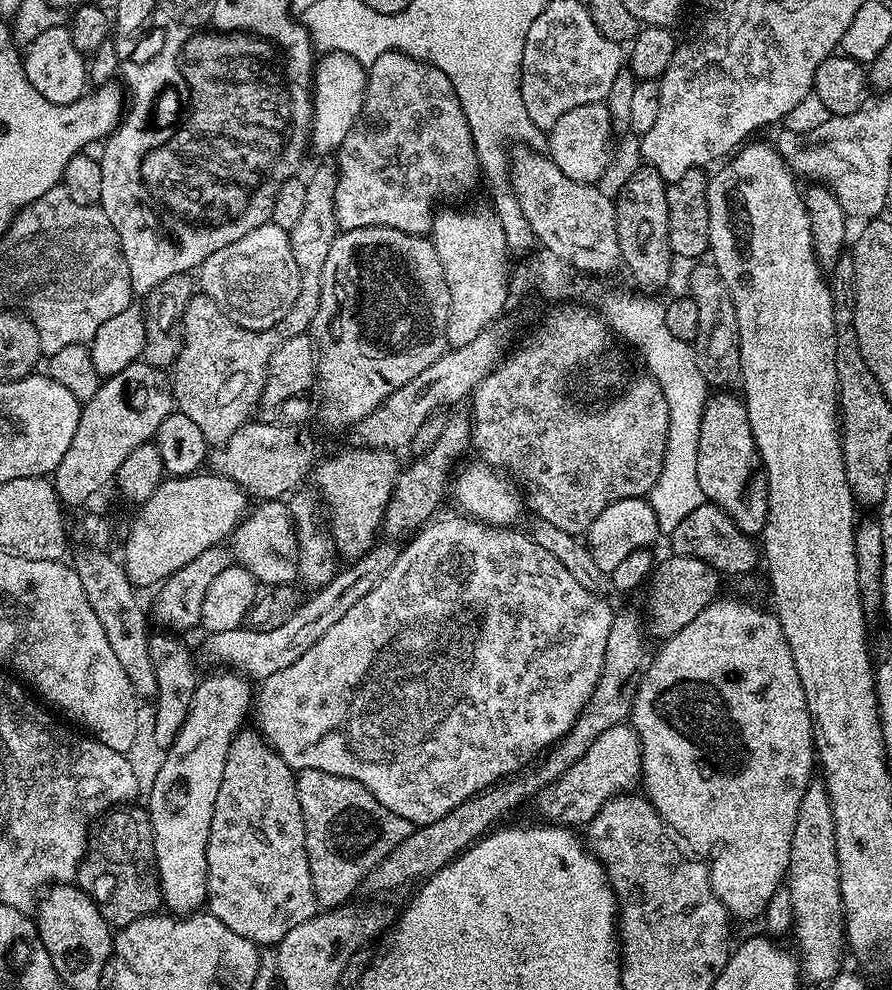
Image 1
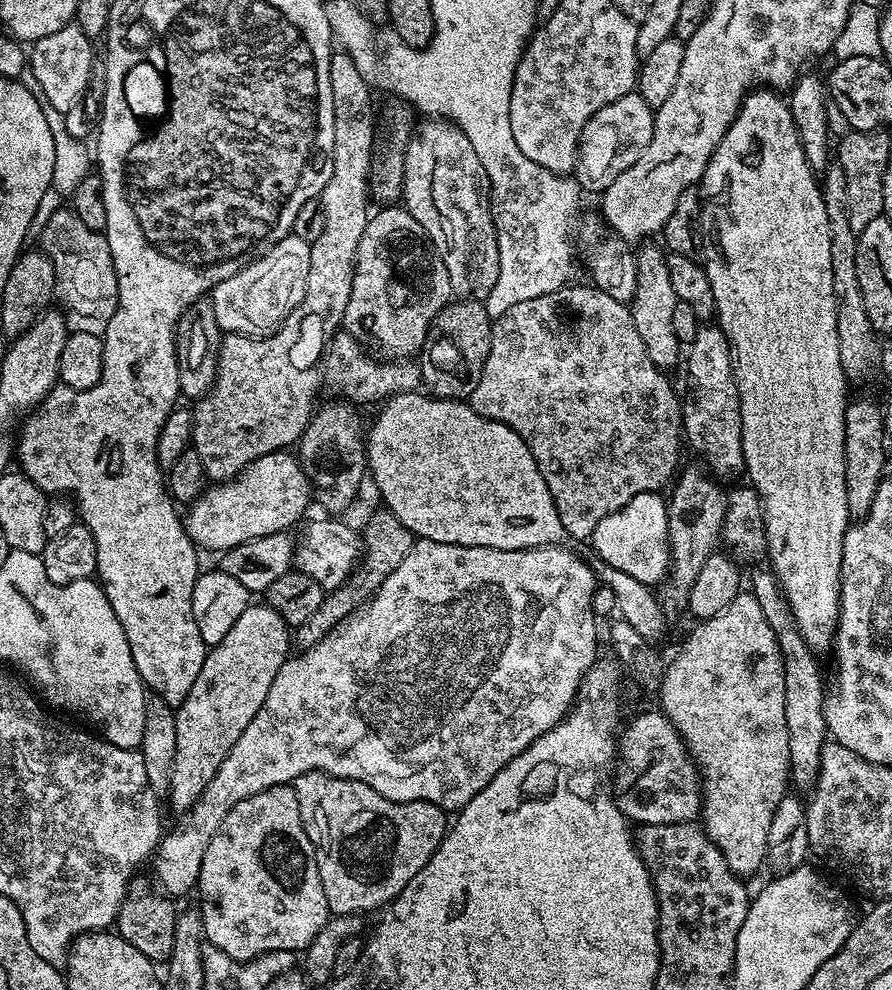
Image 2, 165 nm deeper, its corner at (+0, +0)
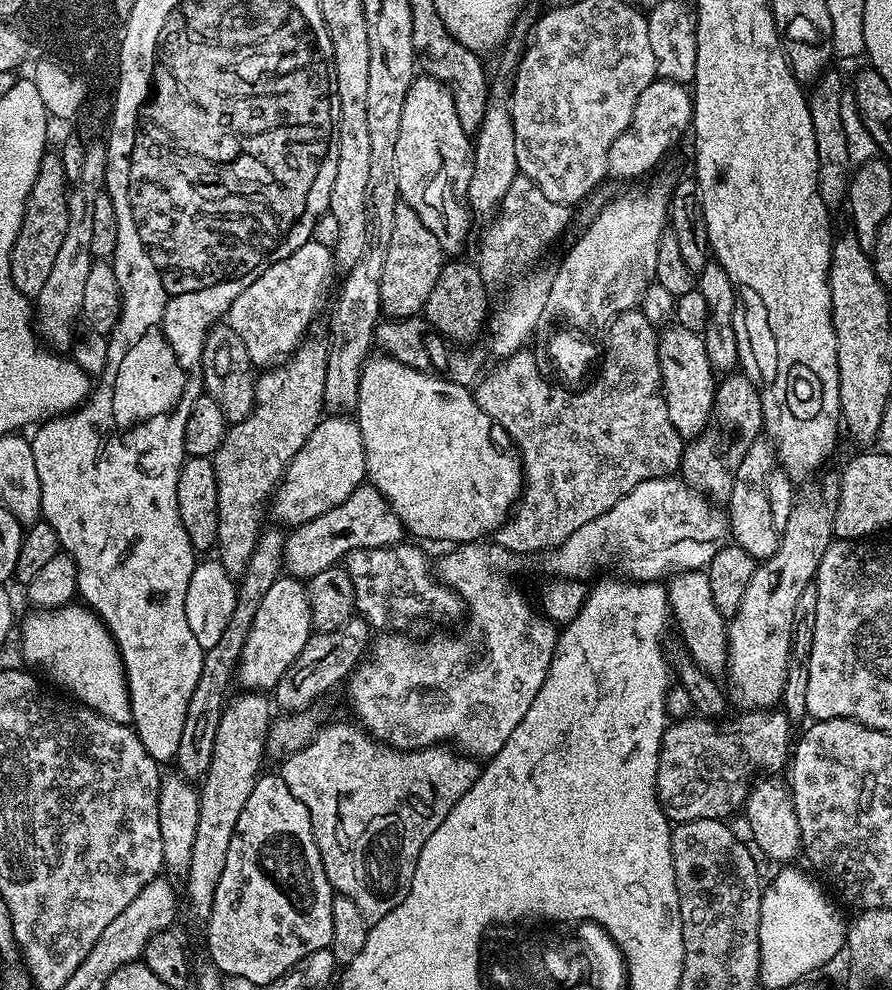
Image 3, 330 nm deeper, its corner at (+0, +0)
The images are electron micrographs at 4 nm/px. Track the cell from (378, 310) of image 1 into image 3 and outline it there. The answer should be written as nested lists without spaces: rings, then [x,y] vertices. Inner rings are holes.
[[[401,203],[394,210],[394,235],[390,237],[390,250],[386,250],[386,266],[382,266],[382,290],[380,307],[388,318],[407,318],[423,313],[426,298],[438,282],[438,274],[444,269],[444,248],[426,230],[426,222],[408,204]]]

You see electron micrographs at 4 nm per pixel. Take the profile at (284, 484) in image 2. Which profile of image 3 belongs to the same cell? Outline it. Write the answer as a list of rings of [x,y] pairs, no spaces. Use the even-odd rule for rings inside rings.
[[[344,414],[325,415],[310,434],[310,438],[306,438],[302,450],[294,454],[284,471],[284,479],[277,484],[270,501],[271,519],[273,516],[277,520],[273,521],[280,526],[295,526],[318,518],[318,514],[326,514],[326,510],[334,510],[334,506],[346,502],[346,498],[350,498],[350,494],[354,494],[354,490],[365,483],[366,470],[366,450],[363,449],[362,434],[359,432],[357,421]]]

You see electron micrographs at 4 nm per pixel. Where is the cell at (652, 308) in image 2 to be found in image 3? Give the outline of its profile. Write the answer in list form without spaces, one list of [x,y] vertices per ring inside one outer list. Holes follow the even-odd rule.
[[[679,326],[664,329],[659,333],[658,362],[666,410],[670,414],[670,422],[674,422],[674,430],[678,430],[680,436],[695,438],[709,427],[712,420],[718,376],[712,371],[710,358],[706,358],[706,342],[701,333]]]

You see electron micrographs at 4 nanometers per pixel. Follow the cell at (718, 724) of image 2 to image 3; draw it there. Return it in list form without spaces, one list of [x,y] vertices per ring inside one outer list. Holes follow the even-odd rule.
[[[835,471],[827,472],[819,477],[820,484],[799,489],[796,505],[790,510],[790,522],[781,531],[778,550],[770,559],[757,563],[742,606],[727,621],[726,679],[732,687],[731,699],[745,704],[745,709],[768,710],[781,703],[792,657],[794,606],[802,590],[814,583],[822,554],[834,539],[832,527],[838,510],[840,478]]]

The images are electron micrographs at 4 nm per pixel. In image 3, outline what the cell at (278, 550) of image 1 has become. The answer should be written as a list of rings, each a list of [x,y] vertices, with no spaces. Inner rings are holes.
[[[412,542],[354,550],[346,557],[359,619],[365,620],[369,629],[384,634],[408,634],[415,624],[459,625],[466,616],[464,601],[438,579],[430,560],[428,564],[427,554],[415,548],[420,546],[408,543]]]

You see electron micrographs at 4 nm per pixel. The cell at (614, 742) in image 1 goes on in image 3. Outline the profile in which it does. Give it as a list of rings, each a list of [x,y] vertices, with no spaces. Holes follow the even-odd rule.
[[[752,710],[747,715],[740,724],[741,732],[723,732],[715,719],[701,718],[677,720],[665,728],[660,747],[656,793],[669,821],[685,824],[691,820],[724,820],[731,812],[739,813],[745,807],[756,768],[761,768],[764,774],[780,774],[783,768],[785,771],[789,767],[794,735],[793,721],[788,713],[783,710]]]

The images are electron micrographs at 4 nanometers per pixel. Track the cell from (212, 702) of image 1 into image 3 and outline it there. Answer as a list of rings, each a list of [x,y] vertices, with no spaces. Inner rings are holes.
[[[287,574],[281,575],[280,579],[274,582],[274,586],[270,586],[266,598],[262,598],[258,614],[254,614],[250,634],[240,655],[240,664],[236,668],[235,679],[241,684],[239,687],[244,690],[275,689],[282,674],[286,674],[298,654],[302,654],[313,631],[305,581]]]

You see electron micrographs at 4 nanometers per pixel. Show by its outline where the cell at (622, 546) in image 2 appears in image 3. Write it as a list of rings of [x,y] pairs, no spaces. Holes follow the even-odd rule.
[[[707,571],[675,573],[666,584],[668,604],[671,606],[672,618],[680,630],[682,640],[688,650],[687,655],[704,673],[713,678],[723,675],[728,663],[728,631],[727,619],[714,603],[710,580]]]

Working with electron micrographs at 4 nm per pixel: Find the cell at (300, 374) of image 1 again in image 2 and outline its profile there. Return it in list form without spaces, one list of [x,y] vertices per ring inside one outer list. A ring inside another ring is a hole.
[[[343,330],[334,333],[331,344],[324,351],[322,380],[327,387],[329,384],[336,391],[333,393],[342,394],[343,399],[357,406],[375,405],[387,400],[389,396],[414,392],[421,387],[420,366],[415,359],[401,358],[395,362],[385,362]]]

